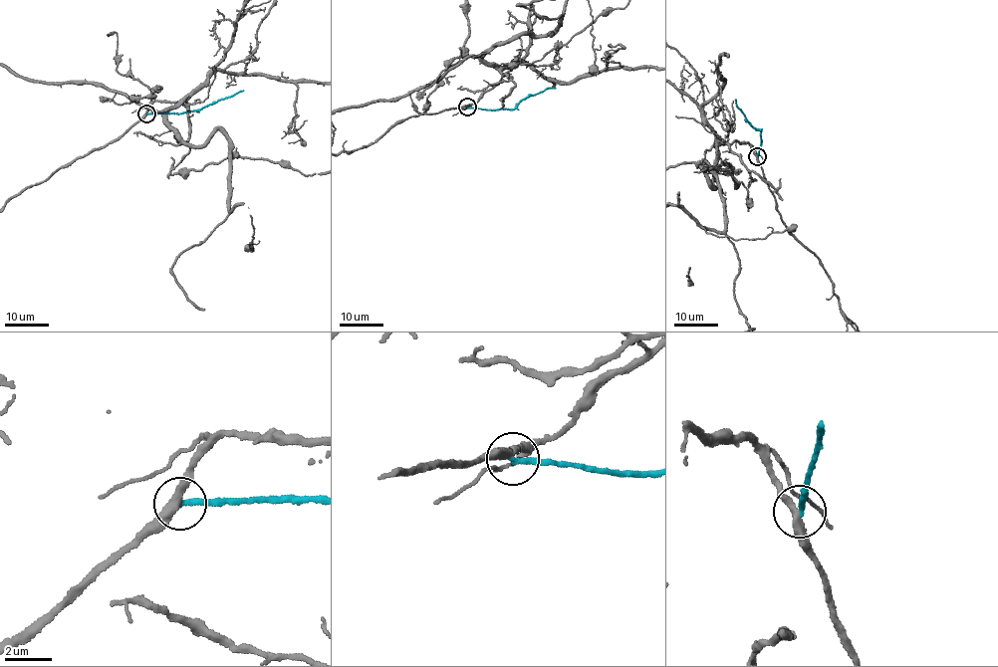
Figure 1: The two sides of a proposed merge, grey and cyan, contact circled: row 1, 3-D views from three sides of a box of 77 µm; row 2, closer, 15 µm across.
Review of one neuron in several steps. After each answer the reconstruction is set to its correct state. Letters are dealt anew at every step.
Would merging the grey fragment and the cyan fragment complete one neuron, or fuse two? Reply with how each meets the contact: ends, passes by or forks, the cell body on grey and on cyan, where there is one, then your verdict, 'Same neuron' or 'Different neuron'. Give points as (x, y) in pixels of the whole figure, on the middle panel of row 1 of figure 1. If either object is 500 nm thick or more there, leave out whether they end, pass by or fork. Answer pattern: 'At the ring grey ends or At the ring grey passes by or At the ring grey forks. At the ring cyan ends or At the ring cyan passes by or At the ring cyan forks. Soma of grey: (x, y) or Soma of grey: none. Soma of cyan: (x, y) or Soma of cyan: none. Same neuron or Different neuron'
At the ring grey passes by. At the ring cyan ends. Soma of grey: none. Soma of cyan: none. Different neuron

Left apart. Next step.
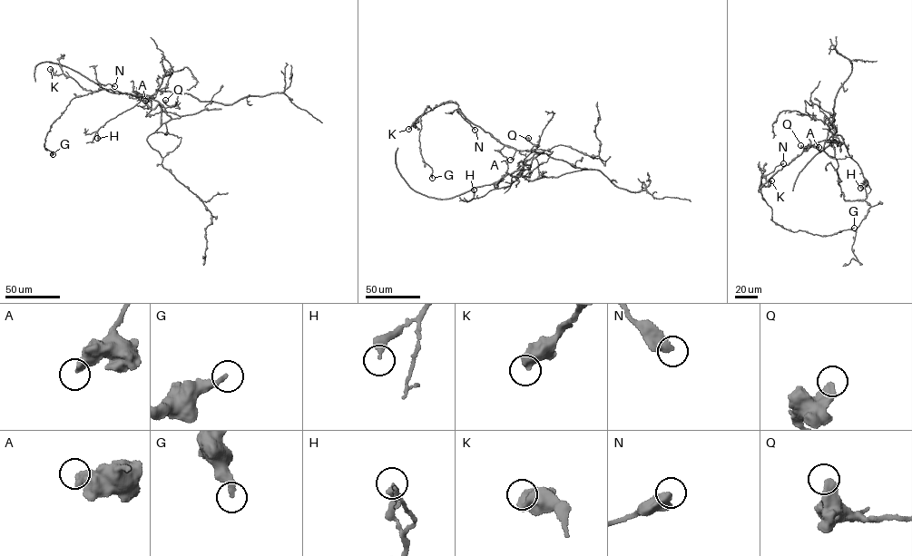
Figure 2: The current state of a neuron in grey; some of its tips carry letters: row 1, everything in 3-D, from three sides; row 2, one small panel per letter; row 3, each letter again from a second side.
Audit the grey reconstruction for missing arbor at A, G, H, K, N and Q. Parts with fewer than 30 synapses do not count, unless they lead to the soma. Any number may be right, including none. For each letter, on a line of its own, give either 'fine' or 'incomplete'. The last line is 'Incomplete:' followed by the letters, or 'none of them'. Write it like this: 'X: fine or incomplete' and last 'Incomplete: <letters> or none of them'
A: fine
G: fine
H: fine
K: fine
N: fine
Q: fine
Incomplete: none of them

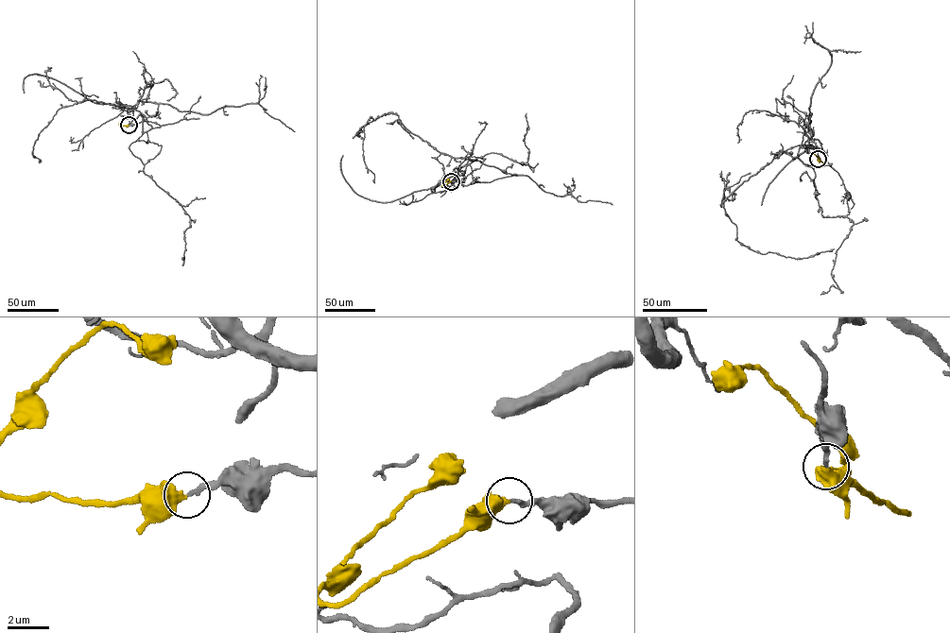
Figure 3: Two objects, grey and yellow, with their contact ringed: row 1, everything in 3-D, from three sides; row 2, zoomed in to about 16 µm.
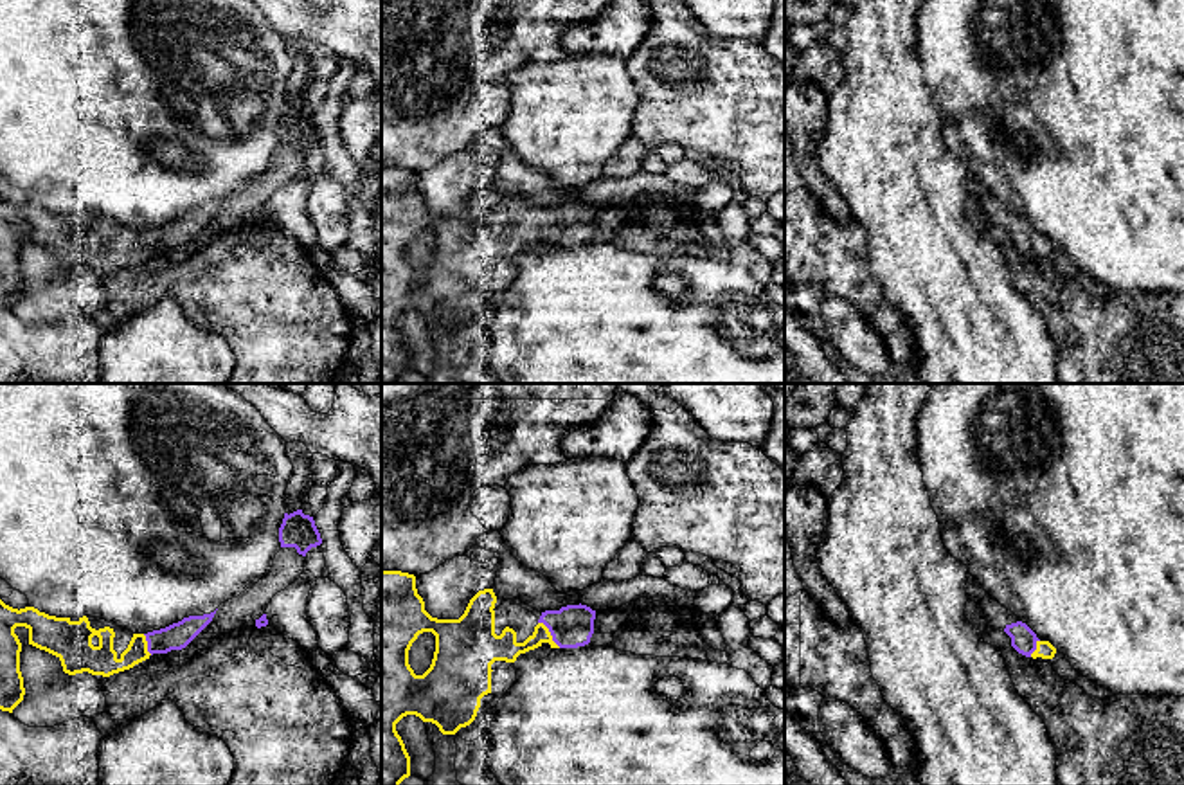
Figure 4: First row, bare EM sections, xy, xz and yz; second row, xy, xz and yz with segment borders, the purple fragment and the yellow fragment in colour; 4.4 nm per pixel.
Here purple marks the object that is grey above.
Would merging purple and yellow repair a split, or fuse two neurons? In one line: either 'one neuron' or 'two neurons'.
one neuron

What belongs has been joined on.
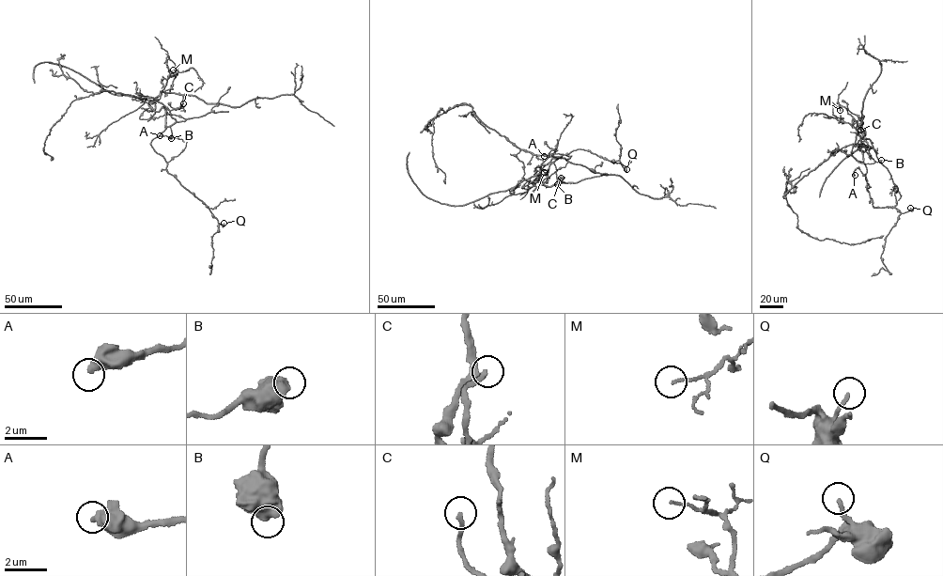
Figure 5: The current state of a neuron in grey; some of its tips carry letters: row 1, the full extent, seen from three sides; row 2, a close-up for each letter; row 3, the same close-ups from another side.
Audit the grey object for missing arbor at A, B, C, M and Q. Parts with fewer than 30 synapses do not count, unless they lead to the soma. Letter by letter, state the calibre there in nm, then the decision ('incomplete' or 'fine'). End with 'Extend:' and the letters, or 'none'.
A: 500 nm | fine
B: 700 nm | fine
C: 200 nm | fine
M: 100 nm | fine
Q: 190 nm | fine
Extend: none

